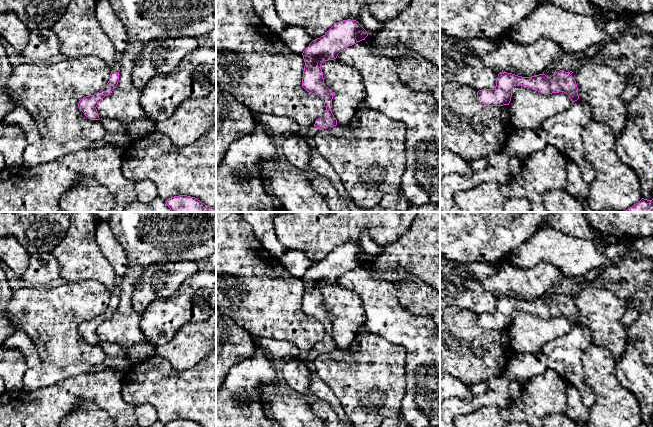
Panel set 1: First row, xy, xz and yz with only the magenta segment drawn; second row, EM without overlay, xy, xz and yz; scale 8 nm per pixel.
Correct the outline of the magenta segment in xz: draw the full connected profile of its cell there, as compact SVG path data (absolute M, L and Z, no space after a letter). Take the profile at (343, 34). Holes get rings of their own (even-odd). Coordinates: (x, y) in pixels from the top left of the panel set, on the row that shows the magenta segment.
M356 20L335 23L323 36L313 40L303 51L305 62L302 87L309 93L318 95L326 107L325 113L315 121L319 130L337 125L332 108L333 92L324 85L321 64L334 60L345 48L356 44L368 36L367 31Z

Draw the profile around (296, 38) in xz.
M288 26L280 33L284 44L293 52L302 54L313 41L313 38L301 26Z

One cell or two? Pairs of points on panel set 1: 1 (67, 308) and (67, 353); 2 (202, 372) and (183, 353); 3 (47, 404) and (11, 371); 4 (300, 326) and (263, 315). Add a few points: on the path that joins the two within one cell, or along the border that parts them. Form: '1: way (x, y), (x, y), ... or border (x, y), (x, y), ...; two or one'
1: way (67, 319), (67, 342); one
2: border (205, 356), (181, 371), (177, 371), (171, 364); two
3: border (21, 389), (10, 391); two
4: way (291, 324), (278, 315), (272, 315); one

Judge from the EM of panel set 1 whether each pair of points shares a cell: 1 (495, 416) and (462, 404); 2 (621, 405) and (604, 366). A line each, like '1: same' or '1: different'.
1: different
2: same

